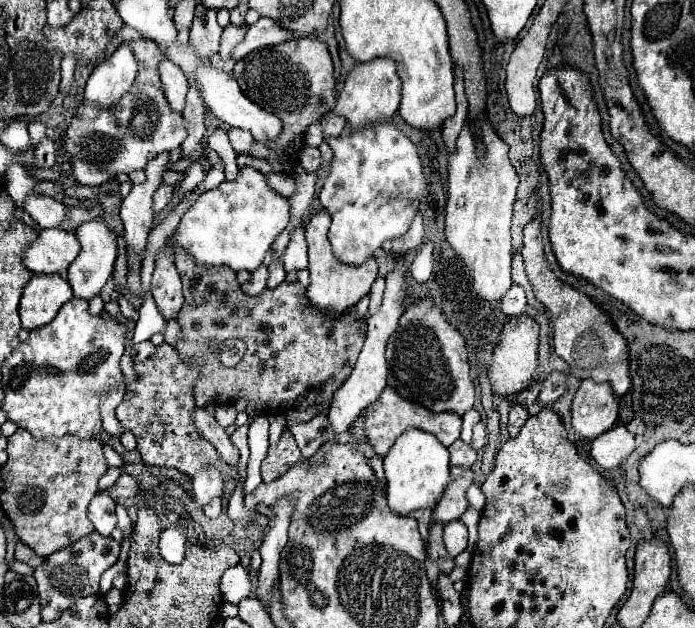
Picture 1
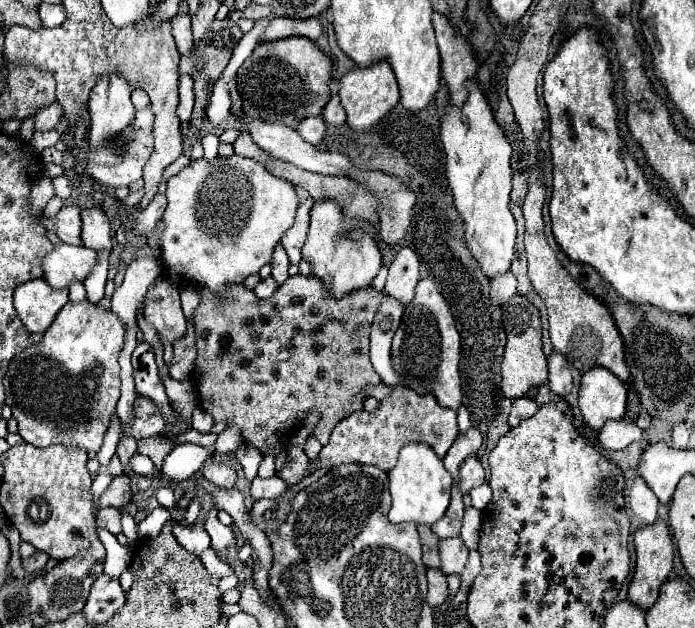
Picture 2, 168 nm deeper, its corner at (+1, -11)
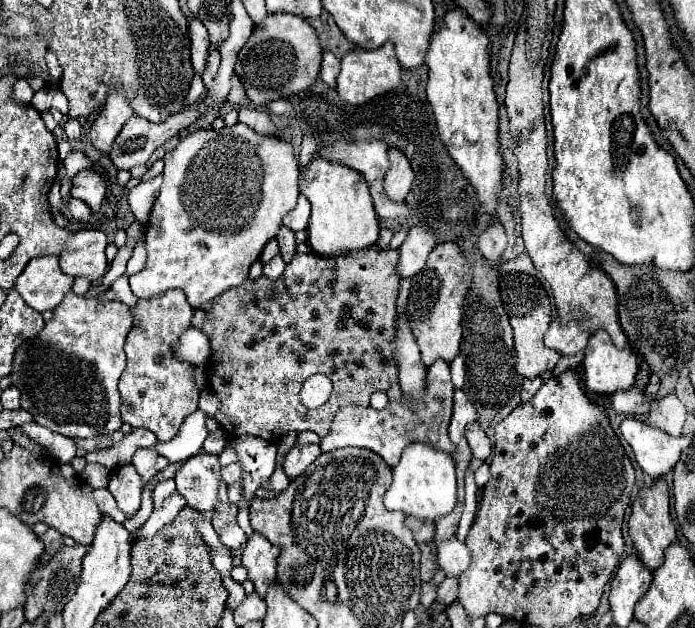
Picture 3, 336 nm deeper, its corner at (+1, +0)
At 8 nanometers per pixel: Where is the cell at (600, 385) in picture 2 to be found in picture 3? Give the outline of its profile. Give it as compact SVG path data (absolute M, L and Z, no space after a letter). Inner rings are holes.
M598 331L590 337L586 347L586 359L582 365L586 389L598 395L614 395L616 391L628 391L634 383L638 361L630 347L616 349L606 331Z

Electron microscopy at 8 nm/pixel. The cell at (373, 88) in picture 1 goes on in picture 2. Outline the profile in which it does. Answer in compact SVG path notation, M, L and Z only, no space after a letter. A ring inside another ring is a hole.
M376 62L374 66L354 68L354 70L346 72L342 76L340 98L342 98L342 106L346 110L346 116L348 116L346 120L352 128L356 128L356 130L372 128L372 124L376 124L376 120L380 120L382 116L386 116L390 112L390 108L400 100L392 66L386 62Z

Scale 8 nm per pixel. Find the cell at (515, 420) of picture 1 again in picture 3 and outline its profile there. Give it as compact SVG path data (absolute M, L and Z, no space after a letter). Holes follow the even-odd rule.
M536 377L536 379L526 379L524 385L522 385L522 403L530 401L530 399L536 395L536 391L540 389L540 385L542 385L542 379L540 379L540 377Z

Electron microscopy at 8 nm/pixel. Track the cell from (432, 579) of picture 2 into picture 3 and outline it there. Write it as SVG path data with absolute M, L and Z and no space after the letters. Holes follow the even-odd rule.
M426 543L420 545L420 551L422 551L420 577L422 577L422 581L430 581L434 577L434 571L438 569L438 565L436 565L436 559L434 559L434 555L432 555L432 551L430 551L430 547Z

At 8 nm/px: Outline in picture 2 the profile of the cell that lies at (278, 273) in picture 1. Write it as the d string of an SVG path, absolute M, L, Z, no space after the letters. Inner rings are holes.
M276 246L274 258L272 258L272 276L276 278L278 284L282 284L288 278L288 266L290 266L290 260L286 250L282 246Z

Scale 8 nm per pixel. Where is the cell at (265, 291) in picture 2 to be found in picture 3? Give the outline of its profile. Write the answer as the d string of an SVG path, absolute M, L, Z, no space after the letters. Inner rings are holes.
M276 255L270 263L266 263L264 265L264 275L266 277L270 277L270 279L278 279L282 273L284 273L284 261L282 261L282 257L280 255Z

